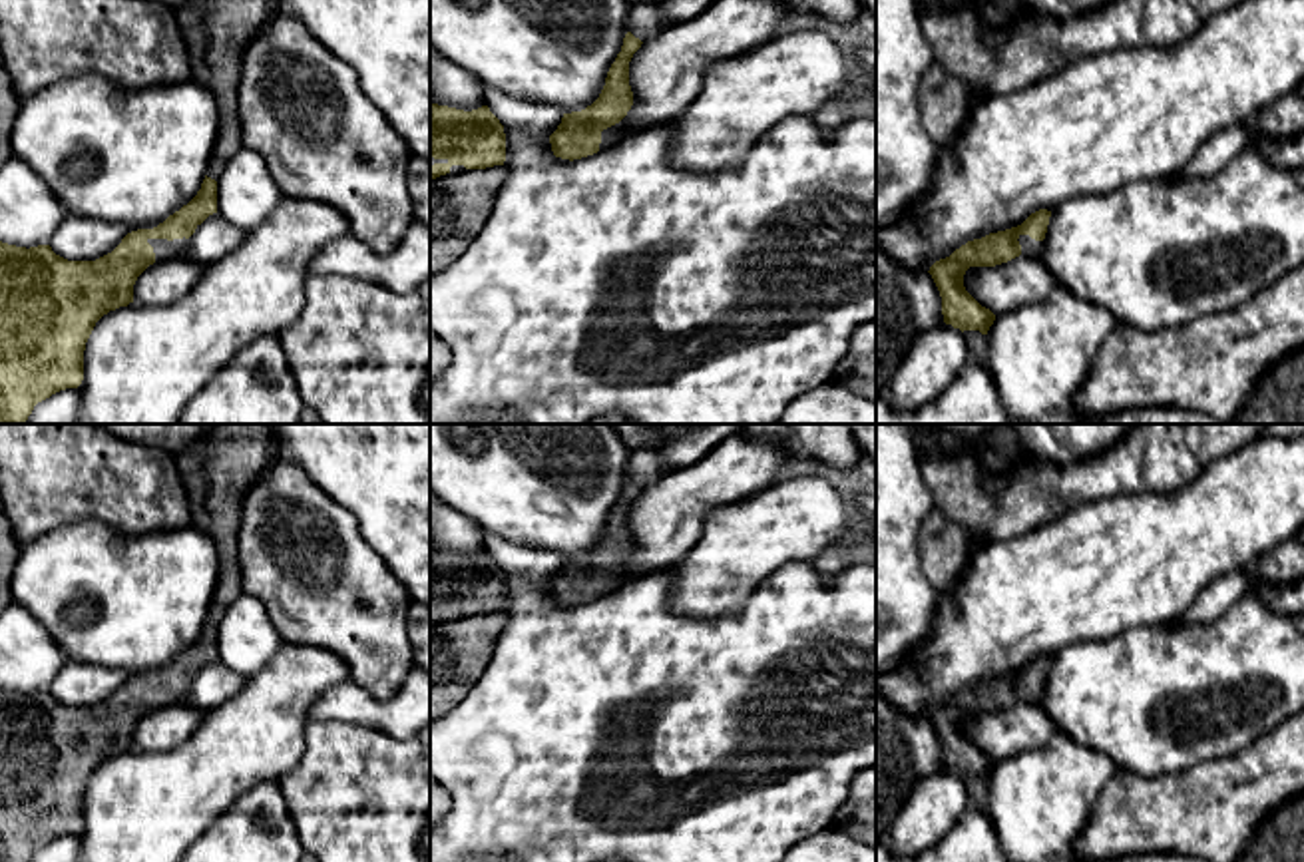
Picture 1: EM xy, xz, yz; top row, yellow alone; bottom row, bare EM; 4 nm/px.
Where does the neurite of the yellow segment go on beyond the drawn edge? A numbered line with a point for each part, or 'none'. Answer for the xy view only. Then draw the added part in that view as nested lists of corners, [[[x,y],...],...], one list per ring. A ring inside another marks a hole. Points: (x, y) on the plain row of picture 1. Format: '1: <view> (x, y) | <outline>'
1: xy (164, 695) | [[[147,685],[147,689],[153,693],[155,699],[155,709],[159,707],[167,707],[167,705],[175,705],[181,703],[181,699],[185,697],[189,685]]]

